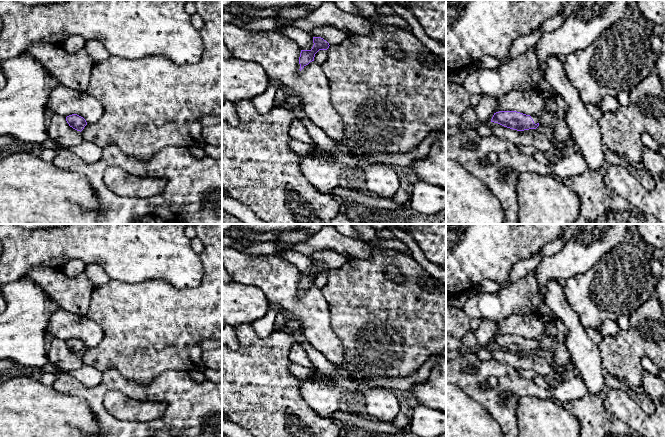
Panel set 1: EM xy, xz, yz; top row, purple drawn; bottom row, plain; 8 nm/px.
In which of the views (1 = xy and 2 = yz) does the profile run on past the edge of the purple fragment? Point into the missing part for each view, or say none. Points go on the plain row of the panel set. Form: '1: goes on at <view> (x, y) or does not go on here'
1: does not go on here
2: goes on at yz (535, 342)

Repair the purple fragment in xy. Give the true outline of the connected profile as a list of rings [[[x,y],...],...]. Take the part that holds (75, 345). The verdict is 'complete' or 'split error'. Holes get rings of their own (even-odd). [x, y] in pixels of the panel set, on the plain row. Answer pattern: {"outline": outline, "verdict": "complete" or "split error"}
{"outline": [[[72,338],[72,339],[67,340],[66,345],[70,351],[80,356],[87,349],[86,344],[77,338]]], "verdict": "complete"}

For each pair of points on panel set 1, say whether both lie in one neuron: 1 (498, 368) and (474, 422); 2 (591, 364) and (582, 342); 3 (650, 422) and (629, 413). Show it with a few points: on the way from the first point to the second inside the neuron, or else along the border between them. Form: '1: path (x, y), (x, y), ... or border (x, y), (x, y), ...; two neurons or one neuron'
1: border (463, 390), (475, 399), (497, 422); two neurons
2: path (587, 359), (582, 347); one neuron
3: path (645, 422), (638, 420), (634, 416); one neuron

